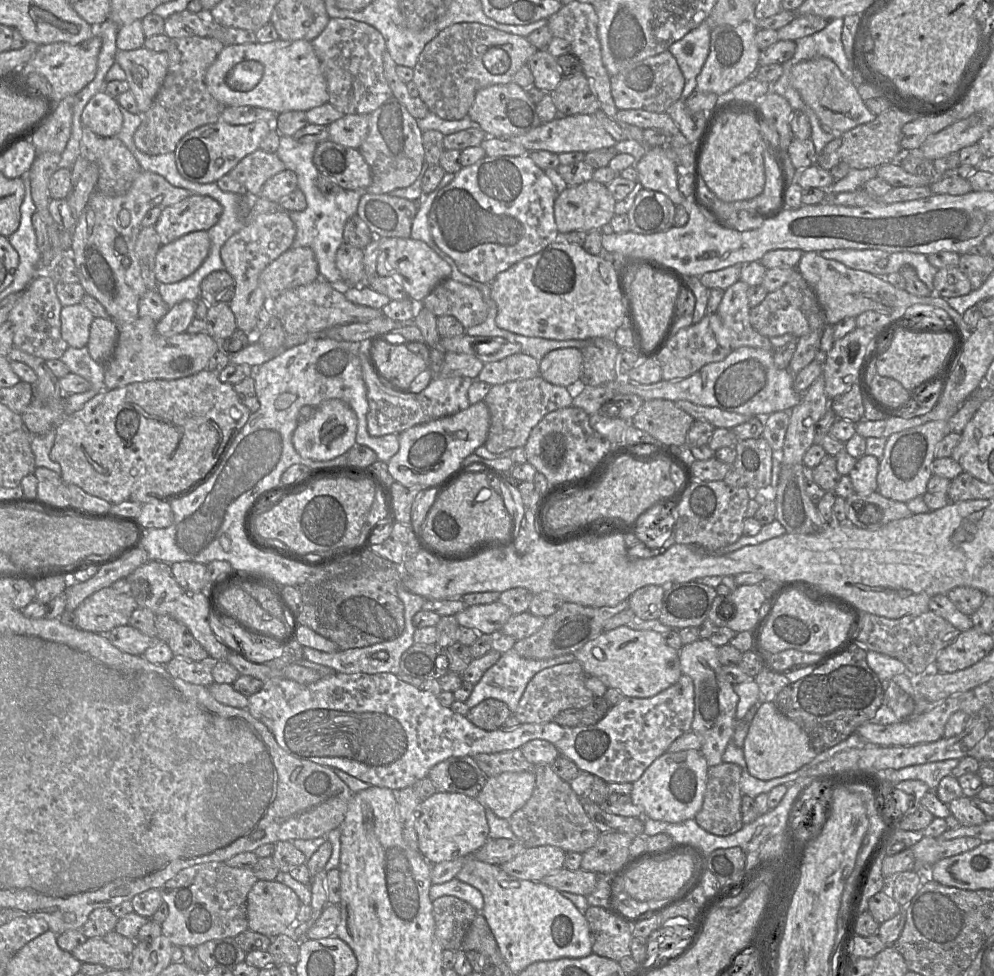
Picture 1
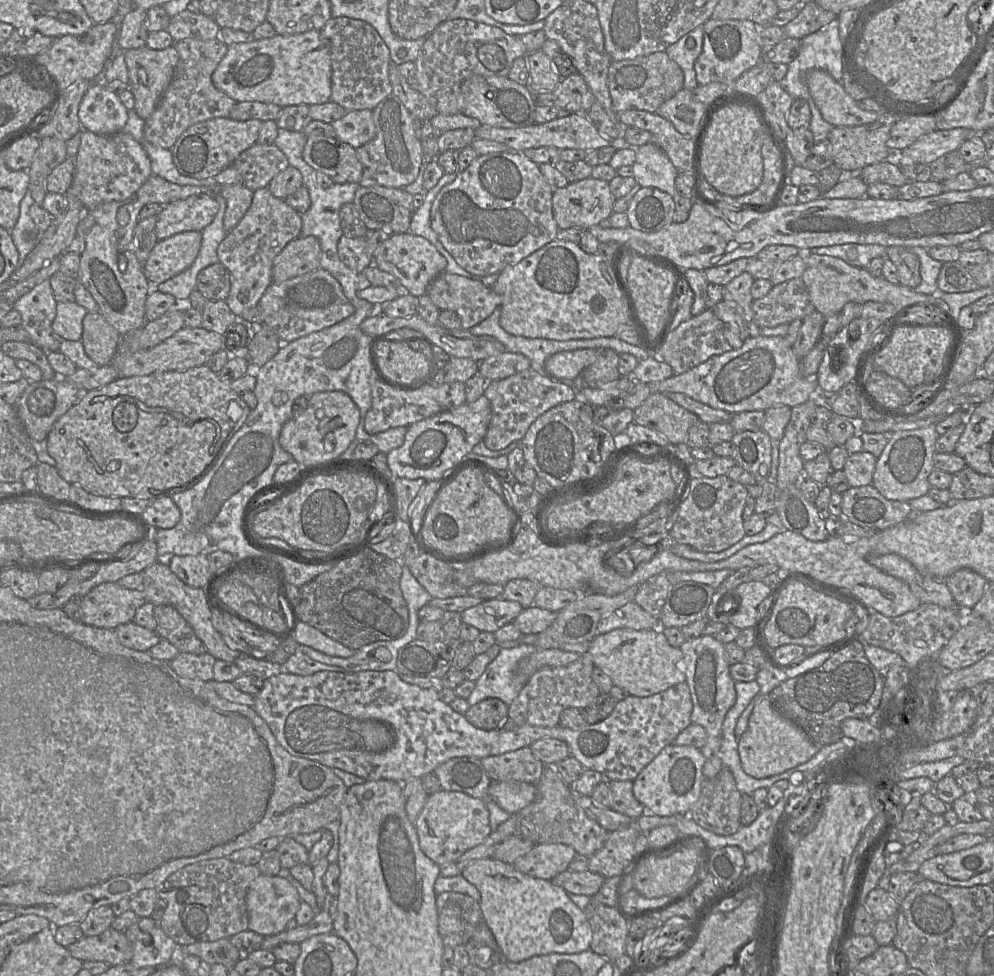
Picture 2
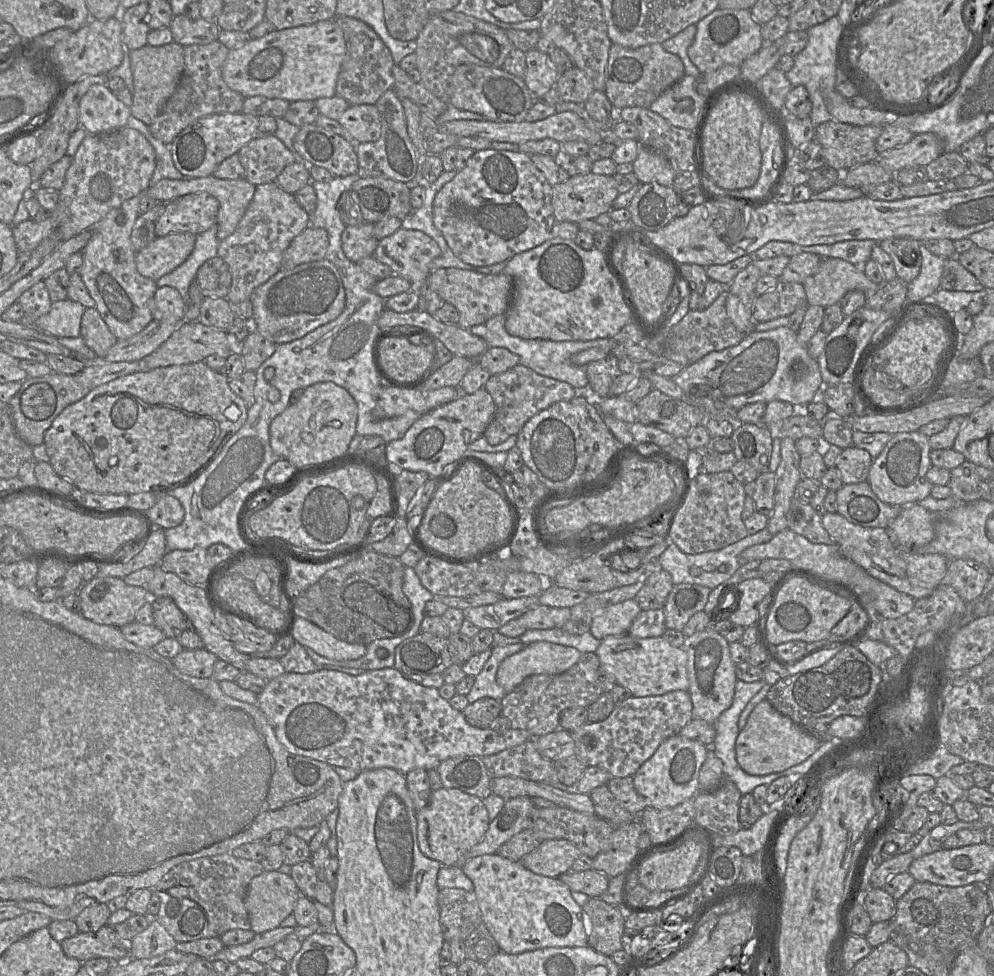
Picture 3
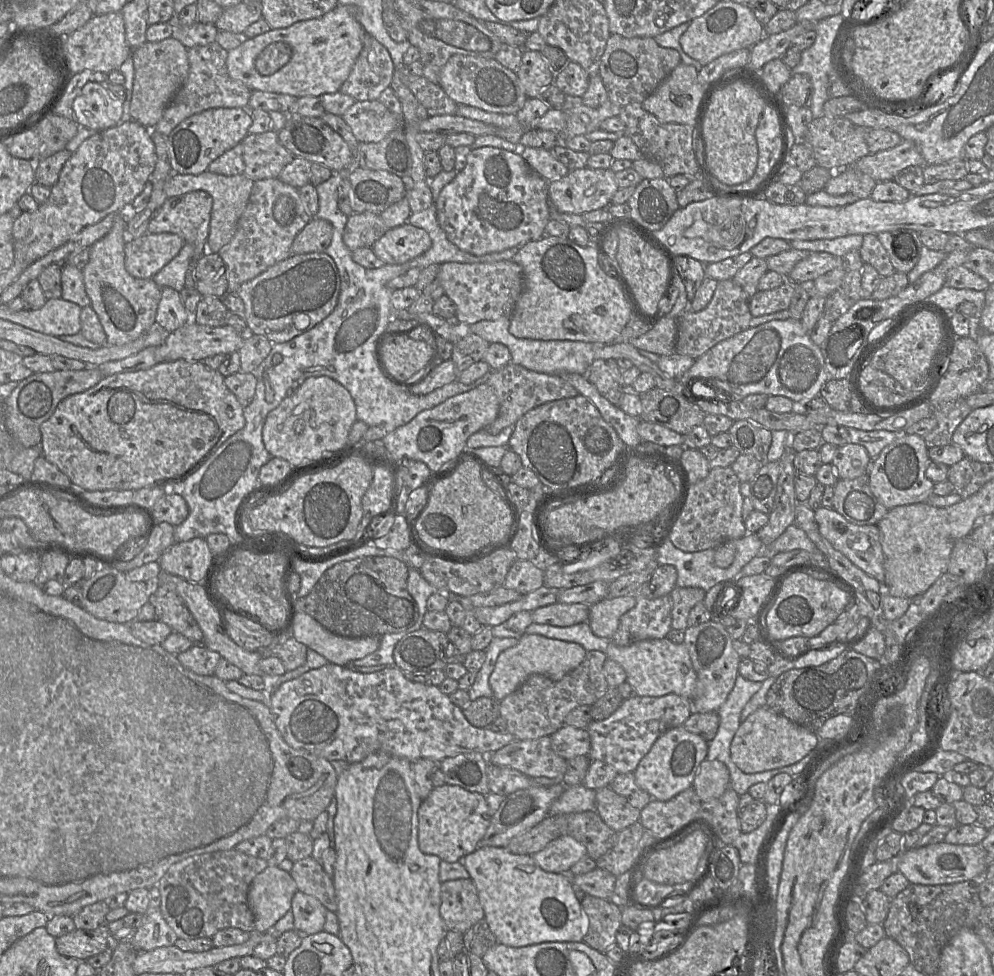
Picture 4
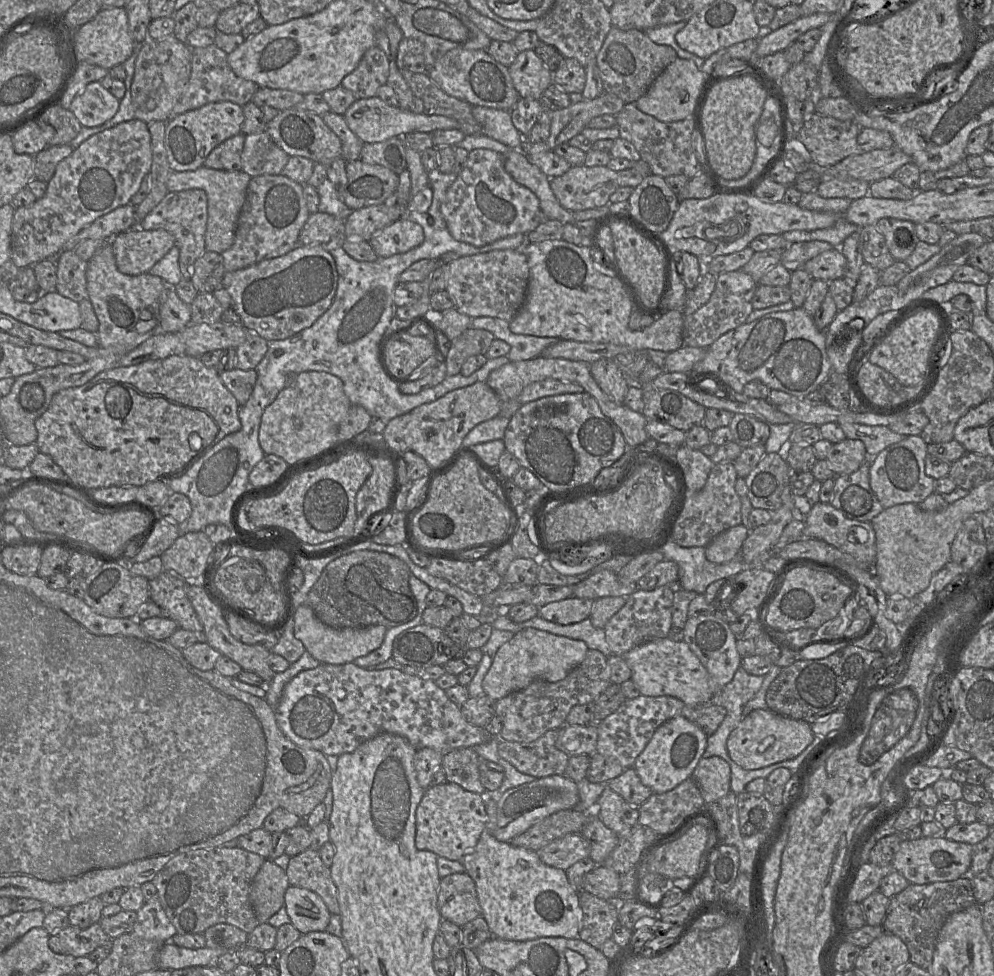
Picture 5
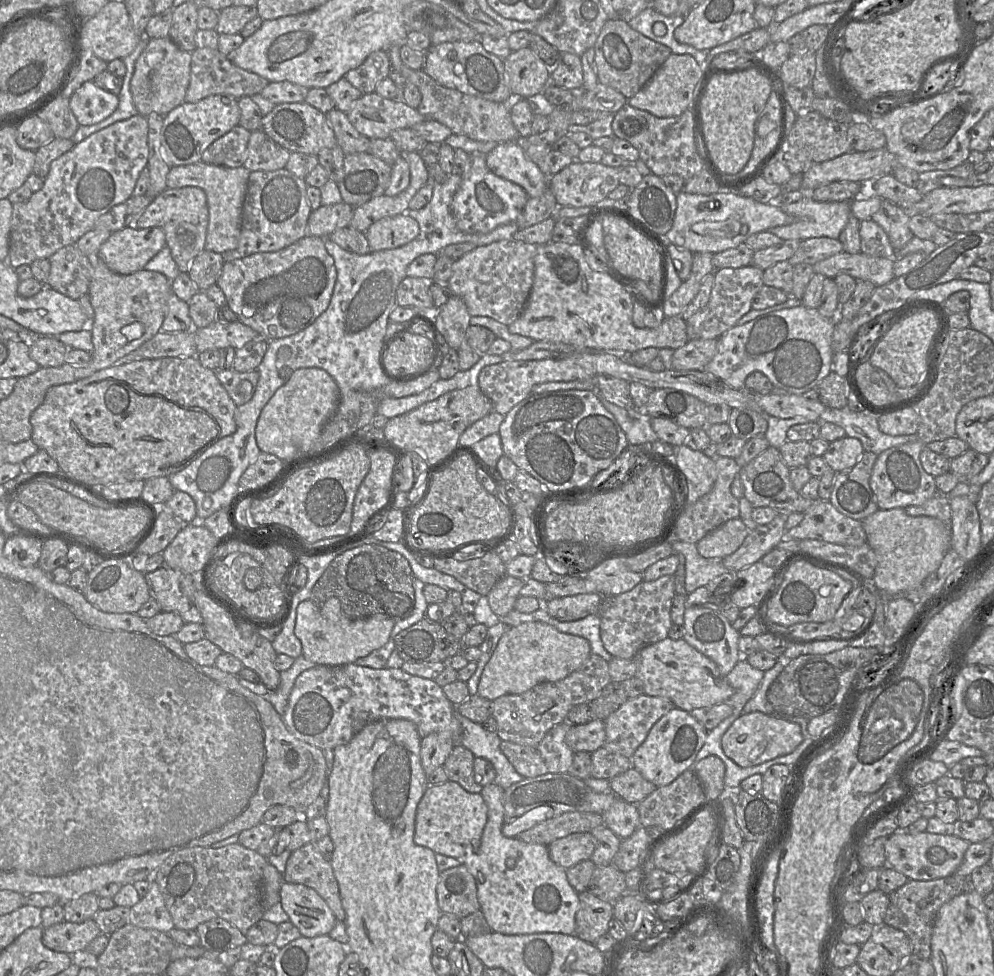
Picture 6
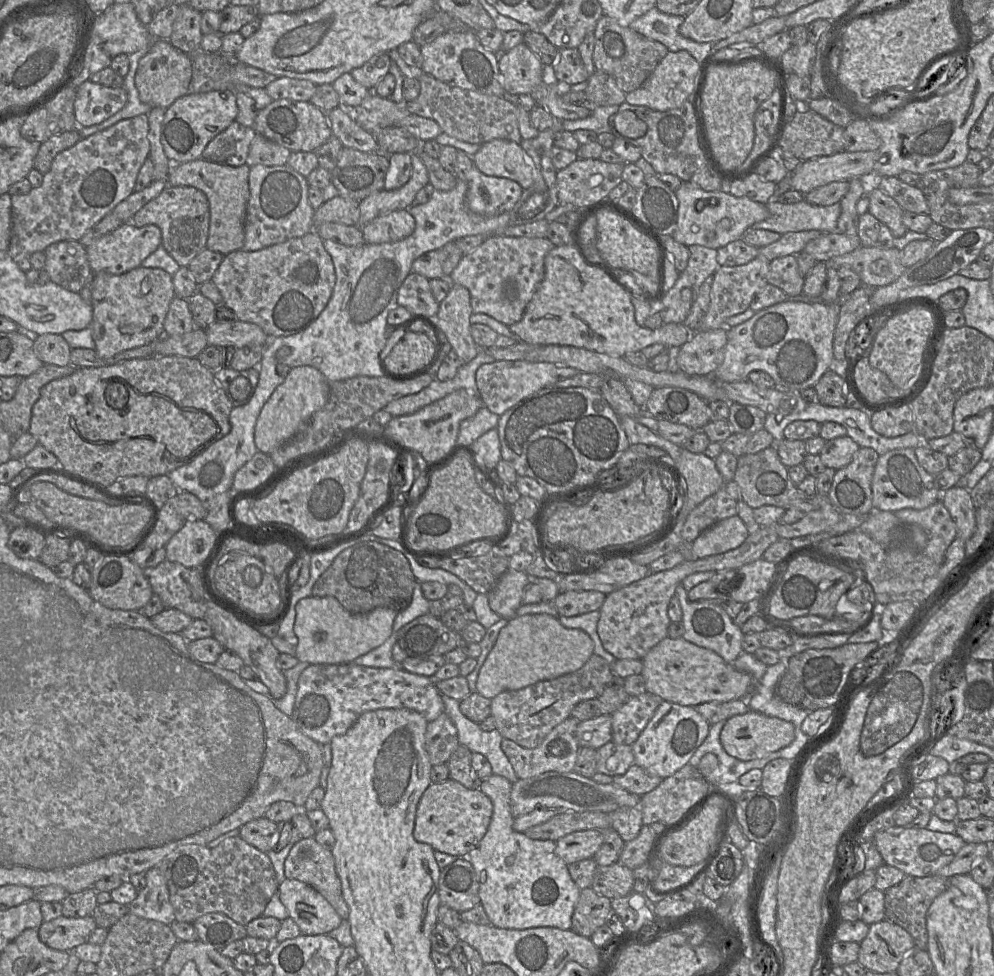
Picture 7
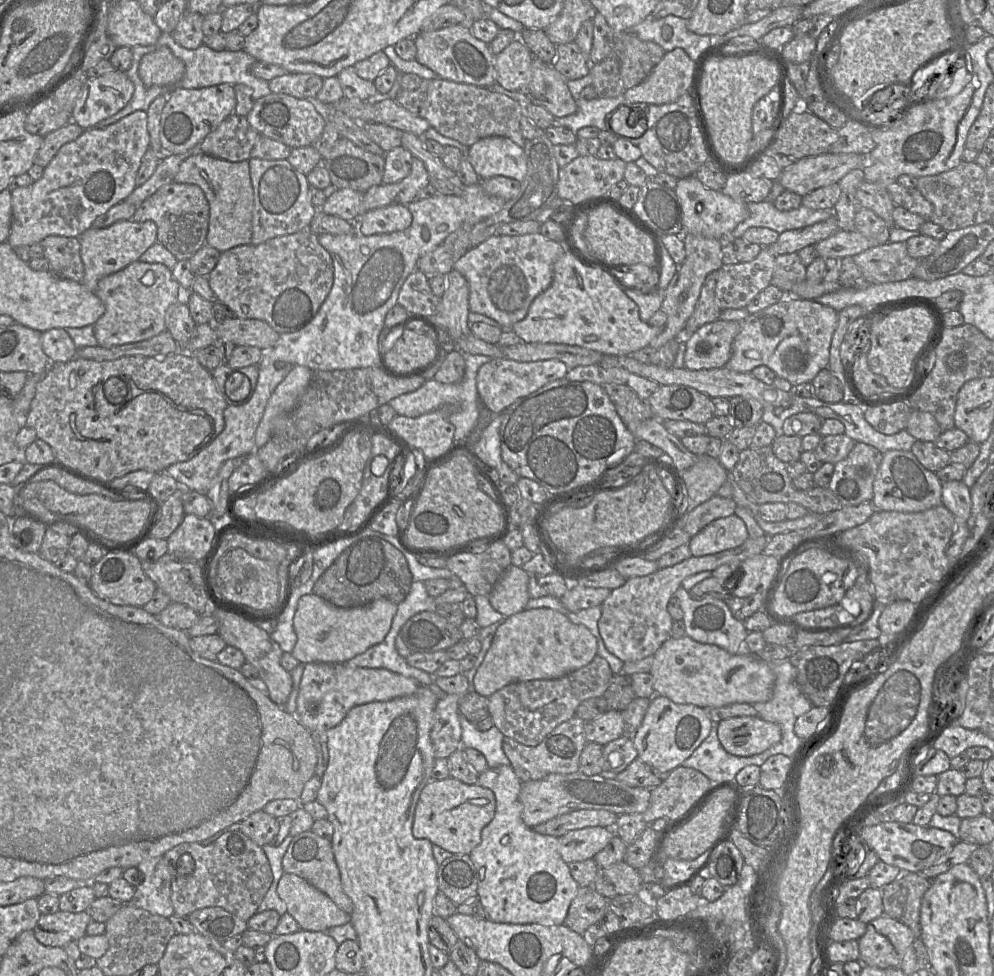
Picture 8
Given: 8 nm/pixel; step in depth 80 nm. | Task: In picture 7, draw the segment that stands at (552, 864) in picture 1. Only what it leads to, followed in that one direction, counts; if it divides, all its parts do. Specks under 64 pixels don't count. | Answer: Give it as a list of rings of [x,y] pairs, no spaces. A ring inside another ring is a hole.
[[[597,829],[575,831],[556,841],[556,854],[568,865],[593,858],[603,843],[603,832]]]

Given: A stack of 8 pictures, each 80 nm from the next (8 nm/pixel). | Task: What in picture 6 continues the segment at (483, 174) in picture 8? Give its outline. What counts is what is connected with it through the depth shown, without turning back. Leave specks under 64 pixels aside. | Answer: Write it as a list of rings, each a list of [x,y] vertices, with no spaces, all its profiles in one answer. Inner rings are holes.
[[[517,142],[498,143],[486,154],[486,165],[495,175],[521,186],[529,197],[539,197],[548,188],[548,177],[526,156]]]

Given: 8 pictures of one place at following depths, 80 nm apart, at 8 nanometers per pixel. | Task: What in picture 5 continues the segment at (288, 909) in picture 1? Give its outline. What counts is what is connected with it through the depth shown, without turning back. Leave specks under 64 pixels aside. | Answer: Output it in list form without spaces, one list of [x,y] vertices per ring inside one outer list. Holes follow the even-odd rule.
[[[266,859],[254,877],[249,892],[250,903],[260,923],[267,923],[285,903],[285,892],[290,886],[286,872],[276,865],[273,860]]]

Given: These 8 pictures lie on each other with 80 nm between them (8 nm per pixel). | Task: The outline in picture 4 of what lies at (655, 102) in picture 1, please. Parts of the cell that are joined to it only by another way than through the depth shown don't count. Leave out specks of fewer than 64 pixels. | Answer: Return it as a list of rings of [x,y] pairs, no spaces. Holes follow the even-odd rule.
[[[611,34],[600,60],[599,75],[609,100],[624,107],[632,103],[641,104],[680,62],[677,50],[659,46],[652,37],[628,38]]]

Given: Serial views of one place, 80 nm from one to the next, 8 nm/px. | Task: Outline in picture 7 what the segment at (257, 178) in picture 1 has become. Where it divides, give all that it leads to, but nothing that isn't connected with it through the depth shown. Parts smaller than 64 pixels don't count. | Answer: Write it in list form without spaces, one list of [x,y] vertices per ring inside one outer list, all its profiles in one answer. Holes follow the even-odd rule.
[[[257,134],[250,144],[246,164],[252,167],[257,164],[265,166],[279,166],[287,164],[291,151],[271,141],[261,134]]]

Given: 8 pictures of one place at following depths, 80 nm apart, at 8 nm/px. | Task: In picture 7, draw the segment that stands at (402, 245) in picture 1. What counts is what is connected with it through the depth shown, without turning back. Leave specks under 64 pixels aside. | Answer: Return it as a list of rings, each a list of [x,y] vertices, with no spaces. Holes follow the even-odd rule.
[[[407,209],[388,212],[361,227],[365,243],[382,244],[400,241],[415,230],[415,219]]]

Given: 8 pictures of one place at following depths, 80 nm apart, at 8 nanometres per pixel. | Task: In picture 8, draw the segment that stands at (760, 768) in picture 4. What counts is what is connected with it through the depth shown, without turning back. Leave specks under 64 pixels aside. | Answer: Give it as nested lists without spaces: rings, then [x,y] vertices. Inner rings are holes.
[[[758,715],[724,719],[717,730],[725,751],[740,757],[762,753],[781,740],[780,726]]]

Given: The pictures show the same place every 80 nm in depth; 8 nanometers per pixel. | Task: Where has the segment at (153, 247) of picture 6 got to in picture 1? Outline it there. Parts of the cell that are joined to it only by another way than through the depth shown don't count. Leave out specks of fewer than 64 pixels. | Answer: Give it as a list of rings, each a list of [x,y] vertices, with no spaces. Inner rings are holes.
[[[194,231],[161,245],[155,257],[157,283],[175,283],[194,273],[210,250],[207,231]]]

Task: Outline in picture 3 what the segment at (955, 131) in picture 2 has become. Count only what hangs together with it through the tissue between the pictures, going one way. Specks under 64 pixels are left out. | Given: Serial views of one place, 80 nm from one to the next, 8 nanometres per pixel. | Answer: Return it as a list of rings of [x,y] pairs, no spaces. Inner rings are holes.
[[[926,132],[913,136],[906,144],[879,153],[877,162],[886,171],[897,172],[911,166],[926,166],[944,152],[942,139]]]

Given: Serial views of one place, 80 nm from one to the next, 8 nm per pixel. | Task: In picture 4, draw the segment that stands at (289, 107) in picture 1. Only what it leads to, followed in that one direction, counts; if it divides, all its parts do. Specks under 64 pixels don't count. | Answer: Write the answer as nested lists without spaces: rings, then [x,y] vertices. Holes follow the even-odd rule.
[[[338,4],[319,18],[299,21],[287,28],[270,29],[248,38],[228,51],[228,73],[252,91],[288,94],[296,98],[335,93],[350,75],[363,48],[365,34],[355,17],[354,6]]]

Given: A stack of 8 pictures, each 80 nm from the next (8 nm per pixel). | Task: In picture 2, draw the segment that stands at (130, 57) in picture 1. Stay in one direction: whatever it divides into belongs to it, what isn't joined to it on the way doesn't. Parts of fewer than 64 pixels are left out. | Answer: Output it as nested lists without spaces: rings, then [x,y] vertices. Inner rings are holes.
[[[145,45],[136,49],[124,50],[124,57],[129,74],[129,89],[135,100],[133,110],[140,118],[146,120],[156,109],[171,82],[178,63],[178,52],[173,45],[162,50],[154,50]]]

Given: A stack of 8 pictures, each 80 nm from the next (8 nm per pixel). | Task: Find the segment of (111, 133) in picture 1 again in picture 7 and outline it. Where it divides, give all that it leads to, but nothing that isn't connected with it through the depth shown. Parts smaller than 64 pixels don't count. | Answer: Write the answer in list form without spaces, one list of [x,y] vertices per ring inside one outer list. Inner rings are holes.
[[[90,79],[77,88],[74,113],[78,126],[100,124],[120,111],[127,103],[124,87],[107,87]]]

